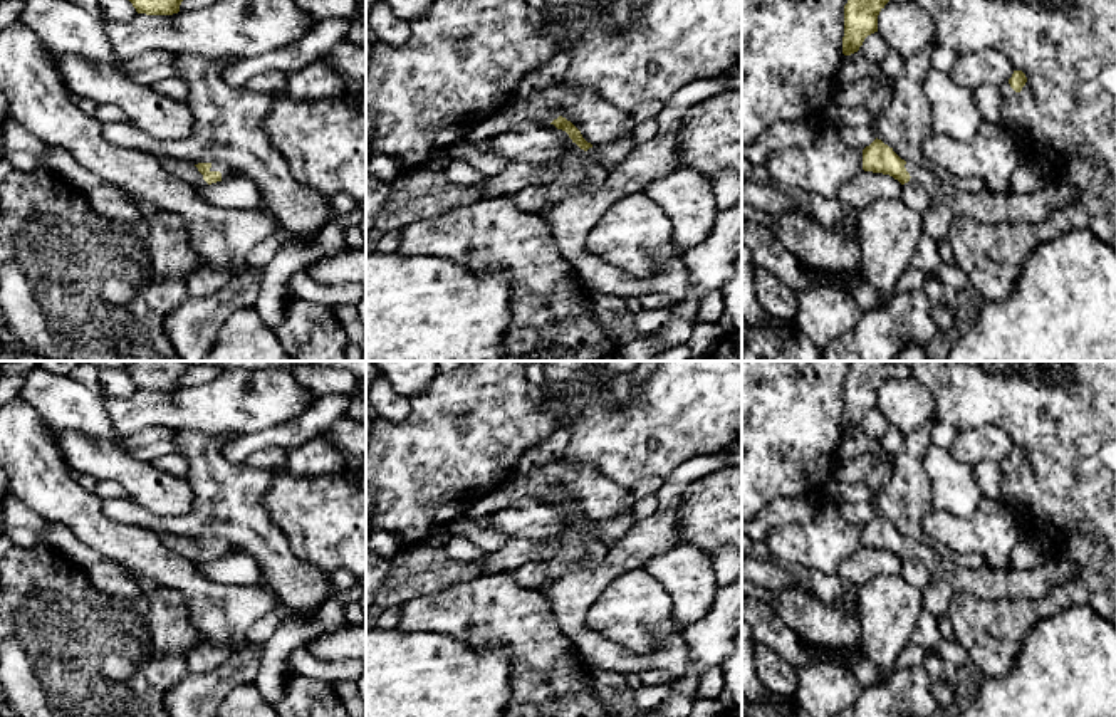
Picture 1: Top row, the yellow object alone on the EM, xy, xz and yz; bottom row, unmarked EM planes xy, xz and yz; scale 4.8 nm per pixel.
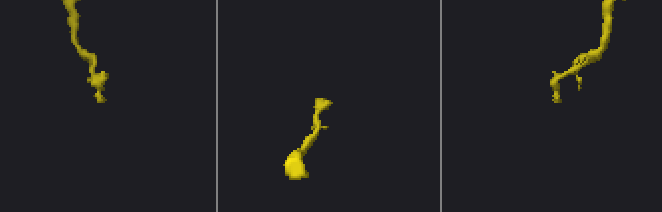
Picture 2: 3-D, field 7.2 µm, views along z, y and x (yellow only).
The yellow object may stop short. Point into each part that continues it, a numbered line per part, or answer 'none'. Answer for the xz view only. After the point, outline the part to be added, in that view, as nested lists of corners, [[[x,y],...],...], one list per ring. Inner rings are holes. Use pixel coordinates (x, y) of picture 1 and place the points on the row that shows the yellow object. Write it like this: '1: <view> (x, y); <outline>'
1: xz (588, 175); [[[576,143],[567,144],[567,153],[557,161],[561,170],[550,183],[529,185],[515,193],[510,193],[515,205],[524,210],[542,217],[545,210],[564,200],[572,190],[597,190],[608,176],[606,170],[597,161],[586,161],[584,149]]]

